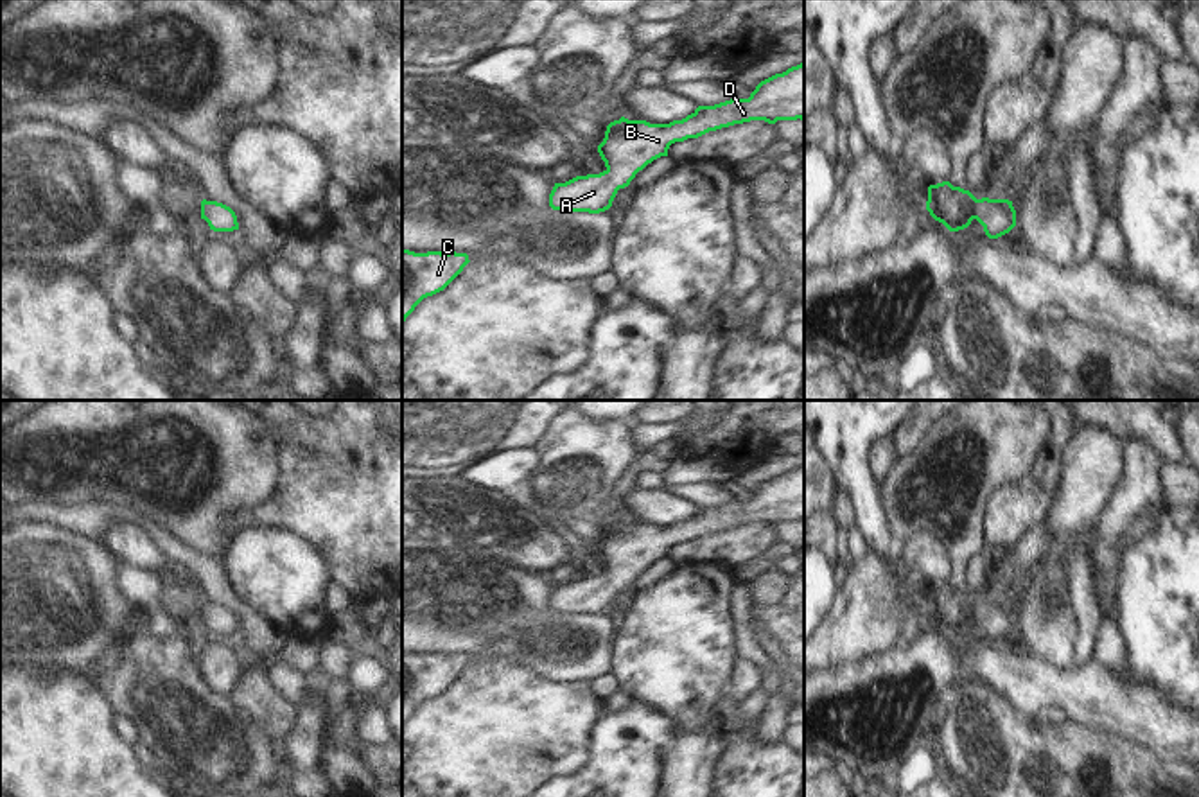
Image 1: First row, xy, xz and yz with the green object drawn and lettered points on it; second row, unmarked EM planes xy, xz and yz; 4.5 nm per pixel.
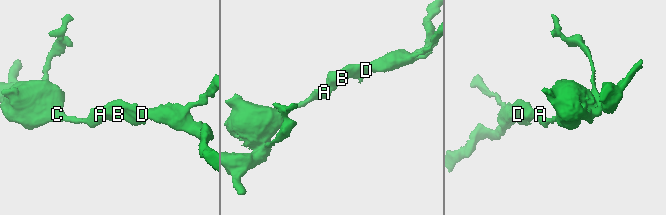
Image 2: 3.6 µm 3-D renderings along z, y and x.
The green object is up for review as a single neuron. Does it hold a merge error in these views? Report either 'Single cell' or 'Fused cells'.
Single cell.

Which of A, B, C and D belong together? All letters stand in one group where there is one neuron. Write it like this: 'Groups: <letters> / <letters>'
Groups: A B C D.

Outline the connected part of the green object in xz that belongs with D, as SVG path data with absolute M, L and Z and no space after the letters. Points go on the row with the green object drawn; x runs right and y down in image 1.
M804 63L761 81L748 99L698 106L682 120L650 124L621 117L607 126L605 138L598 145L607 169L555 183L549 206L562 212L605 212L617 190L628 187L648 163L668 156L675 142L750 120L775 124L797 118L804 120Z

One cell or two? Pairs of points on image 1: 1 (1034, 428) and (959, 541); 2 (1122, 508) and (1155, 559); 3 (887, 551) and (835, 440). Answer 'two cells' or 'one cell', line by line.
1: one cell
2: two cells
3: one cell

